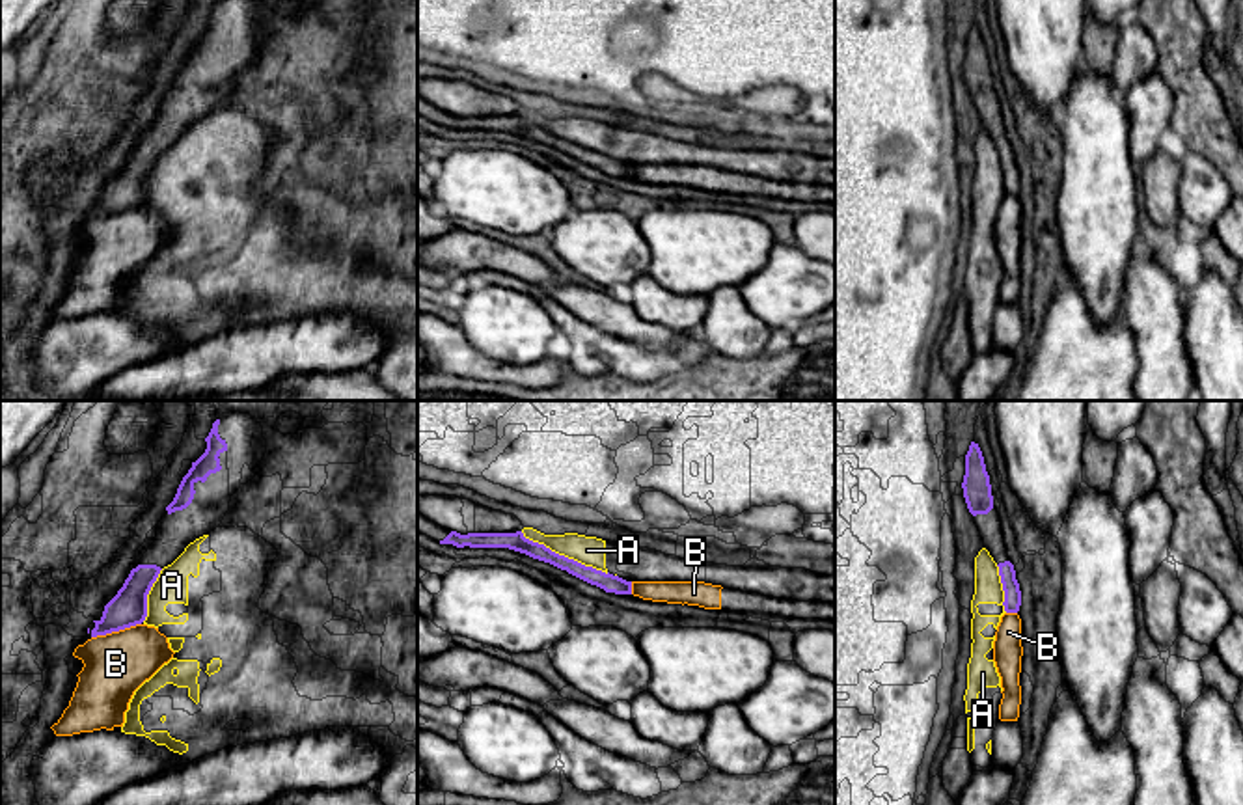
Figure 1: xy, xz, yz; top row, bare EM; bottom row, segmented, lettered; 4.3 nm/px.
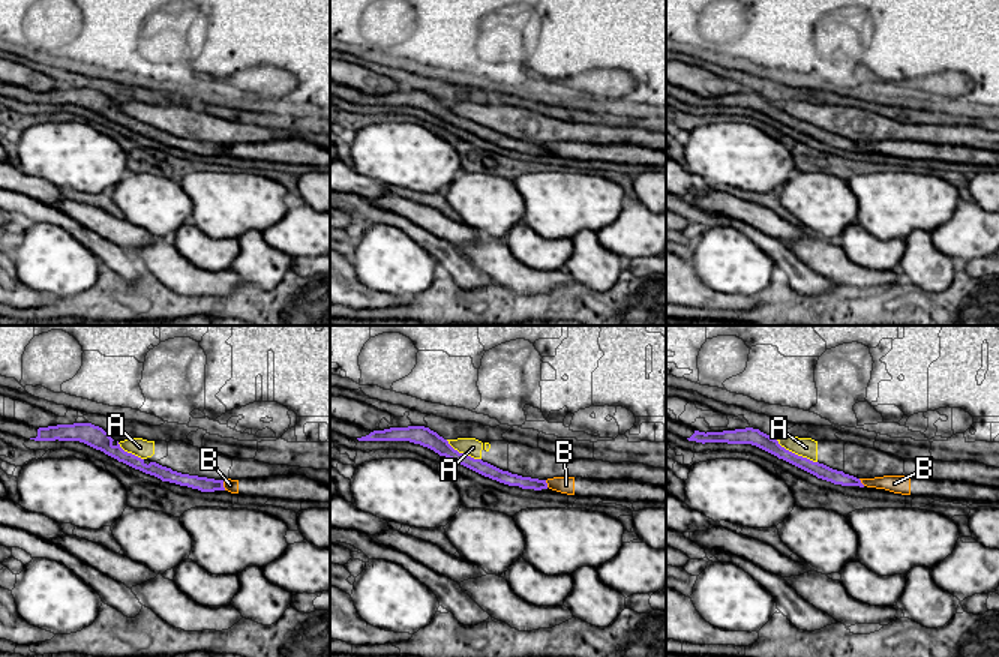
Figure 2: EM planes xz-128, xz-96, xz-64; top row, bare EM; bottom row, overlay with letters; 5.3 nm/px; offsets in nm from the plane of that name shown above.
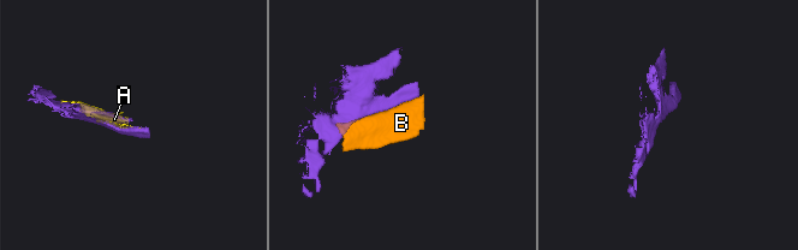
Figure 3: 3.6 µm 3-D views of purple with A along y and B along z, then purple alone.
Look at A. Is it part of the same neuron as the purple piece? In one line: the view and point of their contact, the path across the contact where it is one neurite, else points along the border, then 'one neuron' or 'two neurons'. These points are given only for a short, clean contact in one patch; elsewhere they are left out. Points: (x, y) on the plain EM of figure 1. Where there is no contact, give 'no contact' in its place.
meets purple in xz at (563, 138); border along xz (520, 114), (560, 136), (608, 155); two neurons

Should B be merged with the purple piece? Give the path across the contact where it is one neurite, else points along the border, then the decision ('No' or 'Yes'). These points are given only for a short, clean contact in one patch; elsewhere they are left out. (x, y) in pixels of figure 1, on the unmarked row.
No

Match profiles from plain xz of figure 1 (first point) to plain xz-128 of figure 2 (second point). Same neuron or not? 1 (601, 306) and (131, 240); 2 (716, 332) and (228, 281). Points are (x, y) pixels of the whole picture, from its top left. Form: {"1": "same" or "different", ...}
{"1": "different", "2": "different"}

